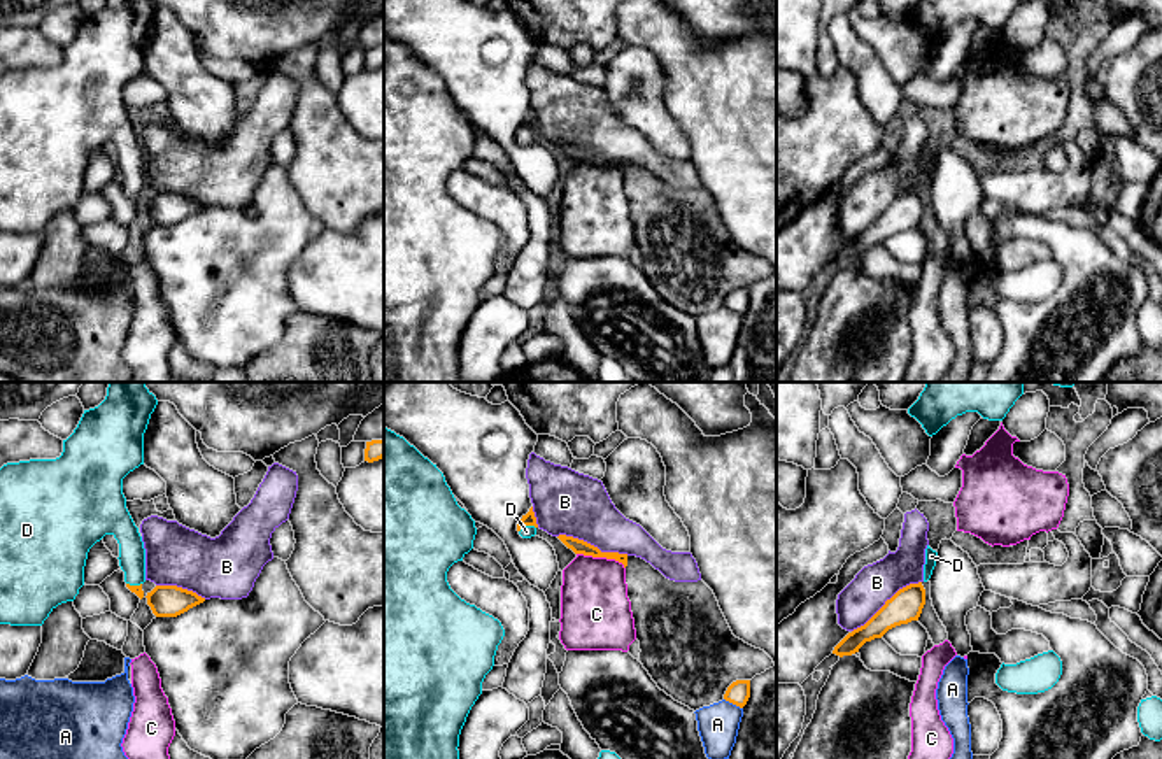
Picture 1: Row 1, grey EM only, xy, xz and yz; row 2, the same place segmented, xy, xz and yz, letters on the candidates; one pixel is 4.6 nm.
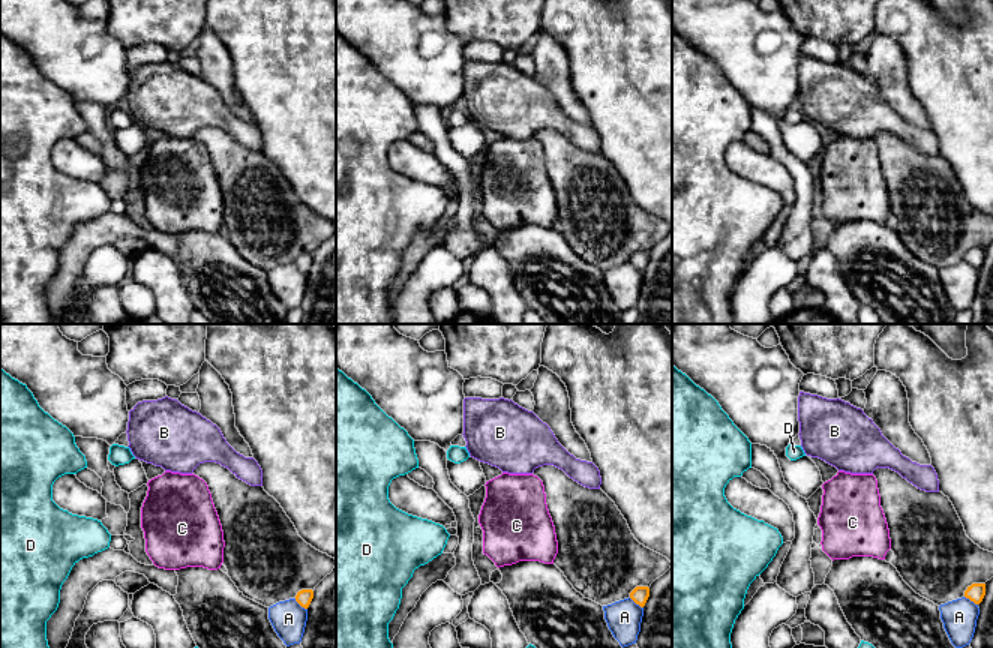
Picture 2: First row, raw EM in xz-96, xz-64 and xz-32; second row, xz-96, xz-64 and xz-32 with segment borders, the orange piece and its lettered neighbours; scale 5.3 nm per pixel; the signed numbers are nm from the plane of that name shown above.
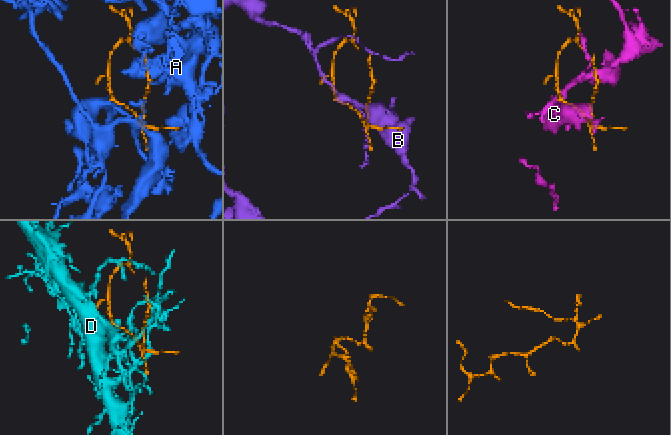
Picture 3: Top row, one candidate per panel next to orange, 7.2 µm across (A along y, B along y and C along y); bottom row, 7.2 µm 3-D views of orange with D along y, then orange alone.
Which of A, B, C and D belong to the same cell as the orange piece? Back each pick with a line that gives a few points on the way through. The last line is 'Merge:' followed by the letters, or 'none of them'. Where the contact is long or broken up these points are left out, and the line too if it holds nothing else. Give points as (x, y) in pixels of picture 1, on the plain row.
D: runs through xz (528, 127), (526, 132), (526, 139)
Merge: D

